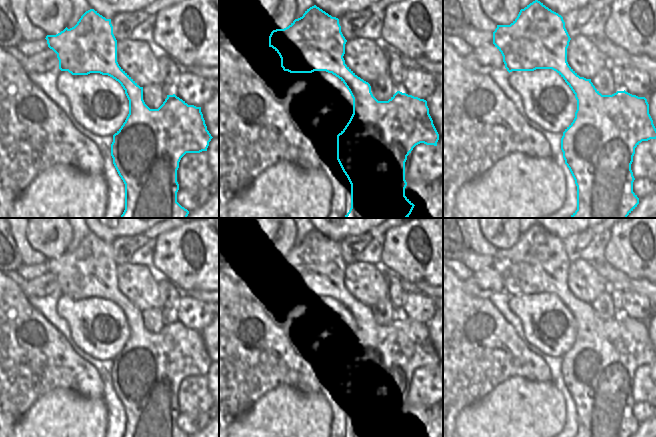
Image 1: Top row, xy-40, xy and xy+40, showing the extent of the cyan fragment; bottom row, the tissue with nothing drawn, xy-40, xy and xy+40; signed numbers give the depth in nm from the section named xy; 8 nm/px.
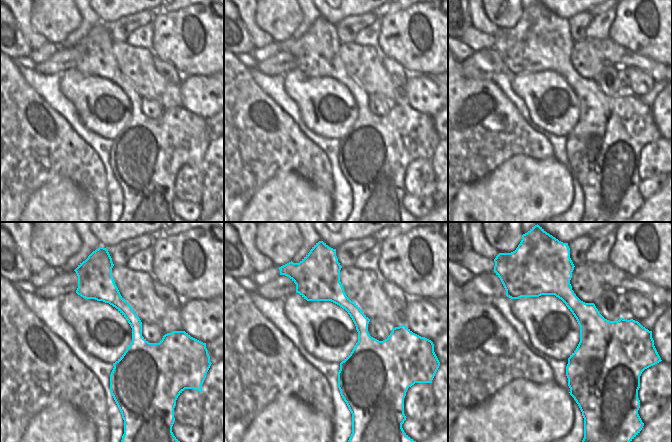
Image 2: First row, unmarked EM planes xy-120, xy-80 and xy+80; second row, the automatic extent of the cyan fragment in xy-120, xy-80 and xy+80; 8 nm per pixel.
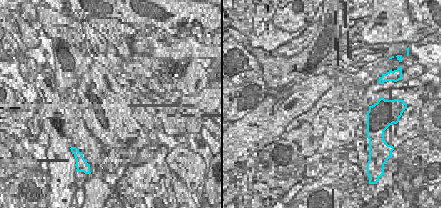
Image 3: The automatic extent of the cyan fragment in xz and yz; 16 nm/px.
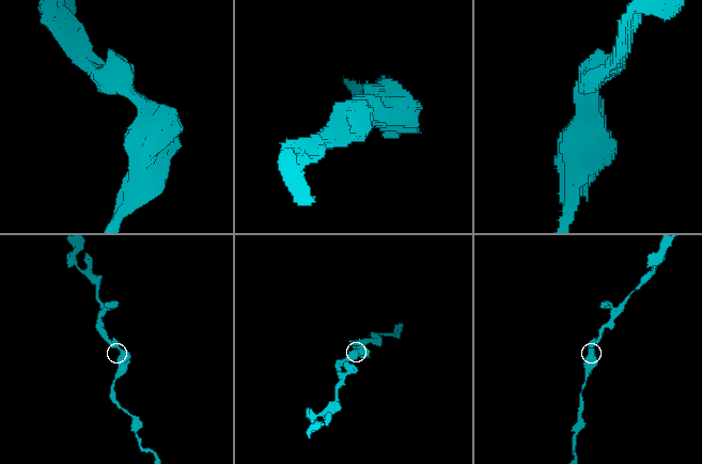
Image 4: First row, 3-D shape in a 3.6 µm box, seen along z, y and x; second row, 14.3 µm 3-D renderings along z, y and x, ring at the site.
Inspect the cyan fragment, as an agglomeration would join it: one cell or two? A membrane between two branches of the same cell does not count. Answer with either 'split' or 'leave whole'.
leave whole

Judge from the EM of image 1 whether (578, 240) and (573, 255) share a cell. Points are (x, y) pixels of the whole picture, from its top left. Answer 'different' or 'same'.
same

